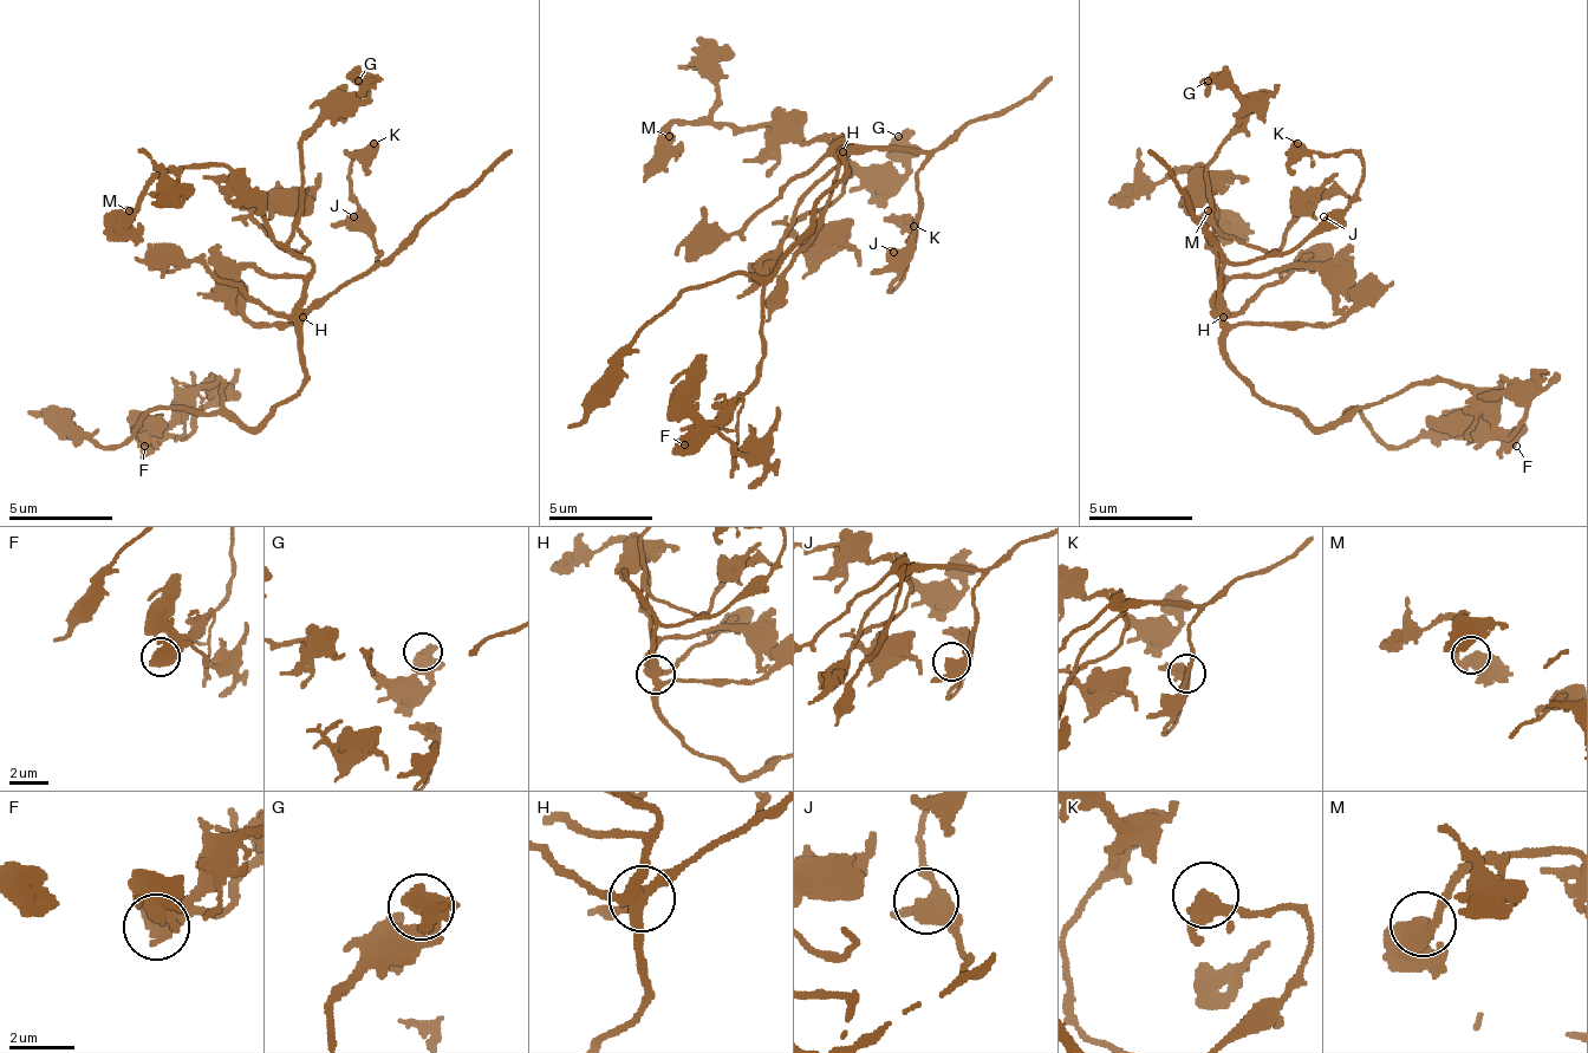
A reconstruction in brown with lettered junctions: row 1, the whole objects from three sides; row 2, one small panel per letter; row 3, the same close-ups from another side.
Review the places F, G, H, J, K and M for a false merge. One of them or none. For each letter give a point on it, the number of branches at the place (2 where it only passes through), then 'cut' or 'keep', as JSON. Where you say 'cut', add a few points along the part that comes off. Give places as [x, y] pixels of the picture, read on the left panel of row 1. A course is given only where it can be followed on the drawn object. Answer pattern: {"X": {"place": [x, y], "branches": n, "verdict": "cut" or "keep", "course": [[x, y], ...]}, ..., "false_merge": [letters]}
{"F": {"place": [144, 446], "branches": 2, "verdict": "keep"}, "G": {"place": [358, 80], "branches": 2, "verdict": "keep"}, "H": {"place": [303, 317], "branches": 5, "verdict": "keep"}, "J": {"place": [353, 216], "branches": 3, "verdict": "keep"}, "K": {"place": [373, 143], "branches": 4, "verdict": "keep"}, "M": {"place": [129, 210], "branches": 2, "verdict": "keep"}, "false_merge": []}

